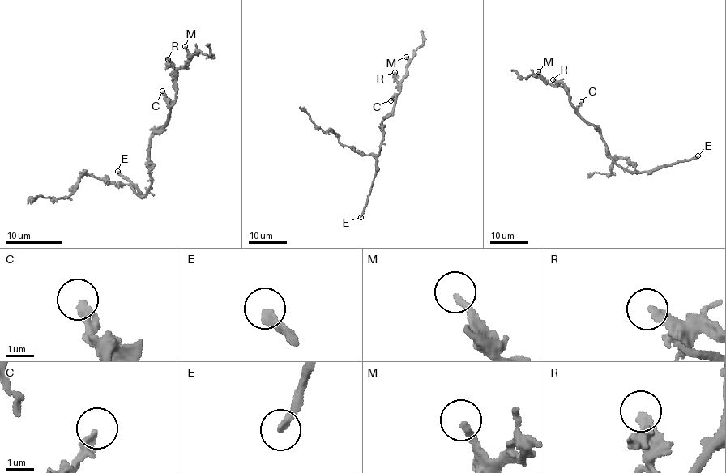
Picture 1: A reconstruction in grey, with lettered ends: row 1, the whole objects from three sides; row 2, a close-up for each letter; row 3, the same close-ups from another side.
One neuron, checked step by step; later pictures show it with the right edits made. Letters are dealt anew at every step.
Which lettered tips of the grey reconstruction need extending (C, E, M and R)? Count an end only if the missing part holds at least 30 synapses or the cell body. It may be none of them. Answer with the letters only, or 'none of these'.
M

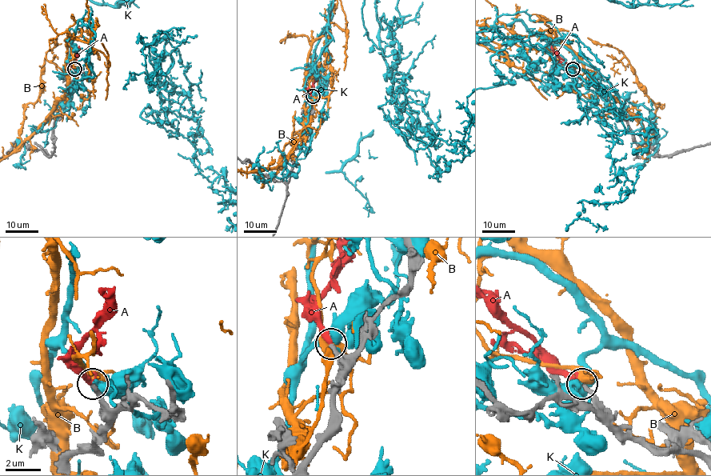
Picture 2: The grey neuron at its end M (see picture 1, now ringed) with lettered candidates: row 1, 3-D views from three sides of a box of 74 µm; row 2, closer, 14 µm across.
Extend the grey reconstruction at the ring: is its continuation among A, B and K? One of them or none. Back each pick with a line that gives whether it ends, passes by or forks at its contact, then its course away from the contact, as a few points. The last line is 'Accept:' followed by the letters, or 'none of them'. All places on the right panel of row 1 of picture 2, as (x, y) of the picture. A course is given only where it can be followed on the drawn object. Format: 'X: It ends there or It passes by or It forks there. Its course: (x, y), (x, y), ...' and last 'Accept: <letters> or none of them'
A: It ends there
Accept: A

